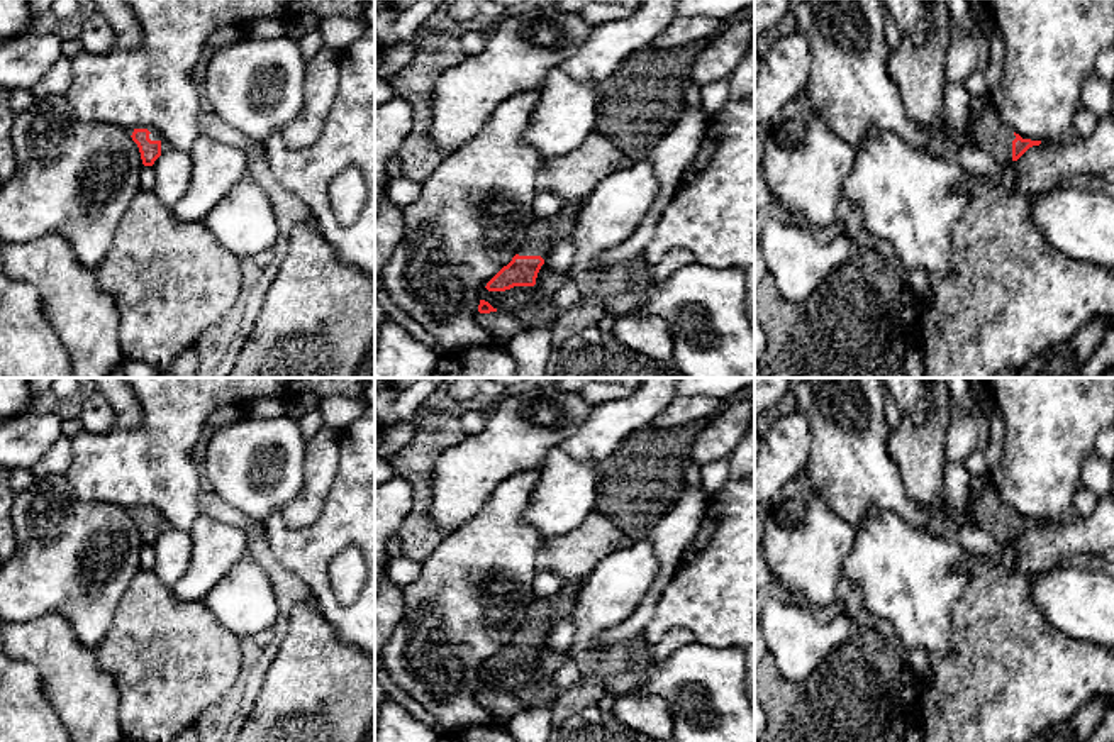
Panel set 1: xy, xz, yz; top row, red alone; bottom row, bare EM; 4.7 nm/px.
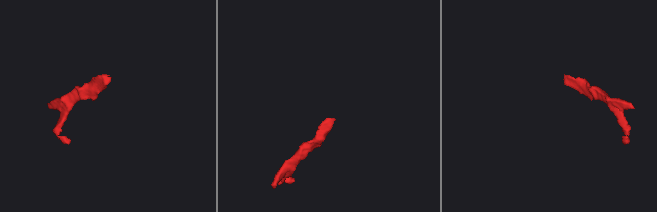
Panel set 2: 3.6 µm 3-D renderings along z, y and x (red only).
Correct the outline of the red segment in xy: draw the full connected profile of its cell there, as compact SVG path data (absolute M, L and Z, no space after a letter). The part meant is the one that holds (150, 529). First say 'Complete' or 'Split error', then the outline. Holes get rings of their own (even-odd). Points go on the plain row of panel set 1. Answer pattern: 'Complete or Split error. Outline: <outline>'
Split error. Outline: M134 508L131 517L139 527L144 545L153 545L163 532L171 529L170 522L161 513L148 508Z

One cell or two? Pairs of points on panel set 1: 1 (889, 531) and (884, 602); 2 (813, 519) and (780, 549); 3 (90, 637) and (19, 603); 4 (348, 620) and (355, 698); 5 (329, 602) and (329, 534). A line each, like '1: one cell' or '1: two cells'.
1: one cell
2: one cell
3: one cell
4: two cells
5: one cell

